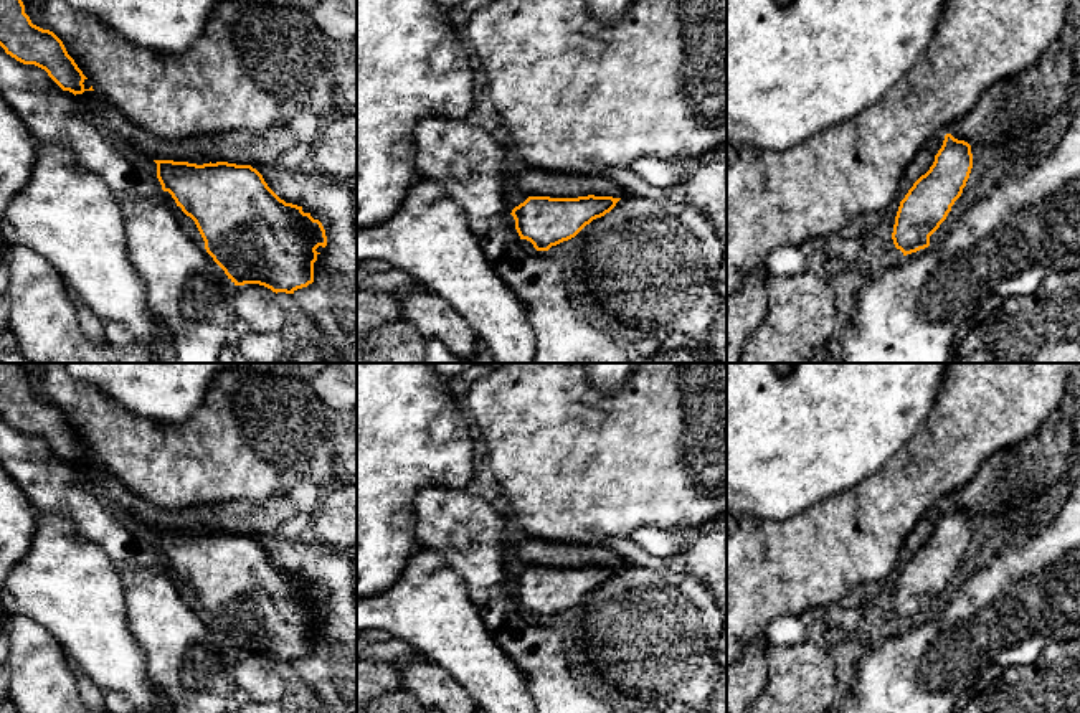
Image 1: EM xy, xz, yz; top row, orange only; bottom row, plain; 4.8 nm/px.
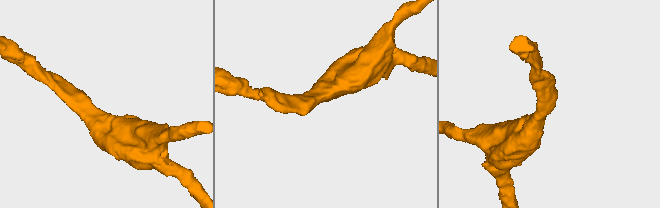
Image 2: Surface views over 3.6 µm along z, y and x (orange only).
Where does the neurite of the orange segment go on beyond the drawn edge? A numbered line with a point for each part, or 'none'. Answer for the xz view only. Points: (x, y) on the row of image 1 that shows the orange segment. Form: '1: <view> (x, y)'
none

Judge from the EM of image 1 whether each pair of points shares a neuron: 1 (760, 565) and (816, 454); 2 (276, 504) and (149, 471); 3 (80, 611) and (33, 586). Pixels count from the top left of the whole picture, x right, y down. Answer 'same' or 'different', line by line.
1: different
2: different
3: same

